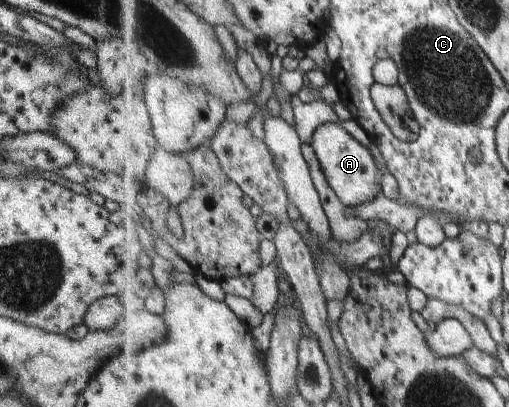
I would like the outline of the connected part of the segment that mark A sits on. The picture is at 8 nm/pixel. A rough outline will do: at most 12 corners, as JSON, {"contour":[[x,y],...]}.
{"contour":[[320,125],[310,144],[345,205],[381,193],[371,151],[343,125]]}

